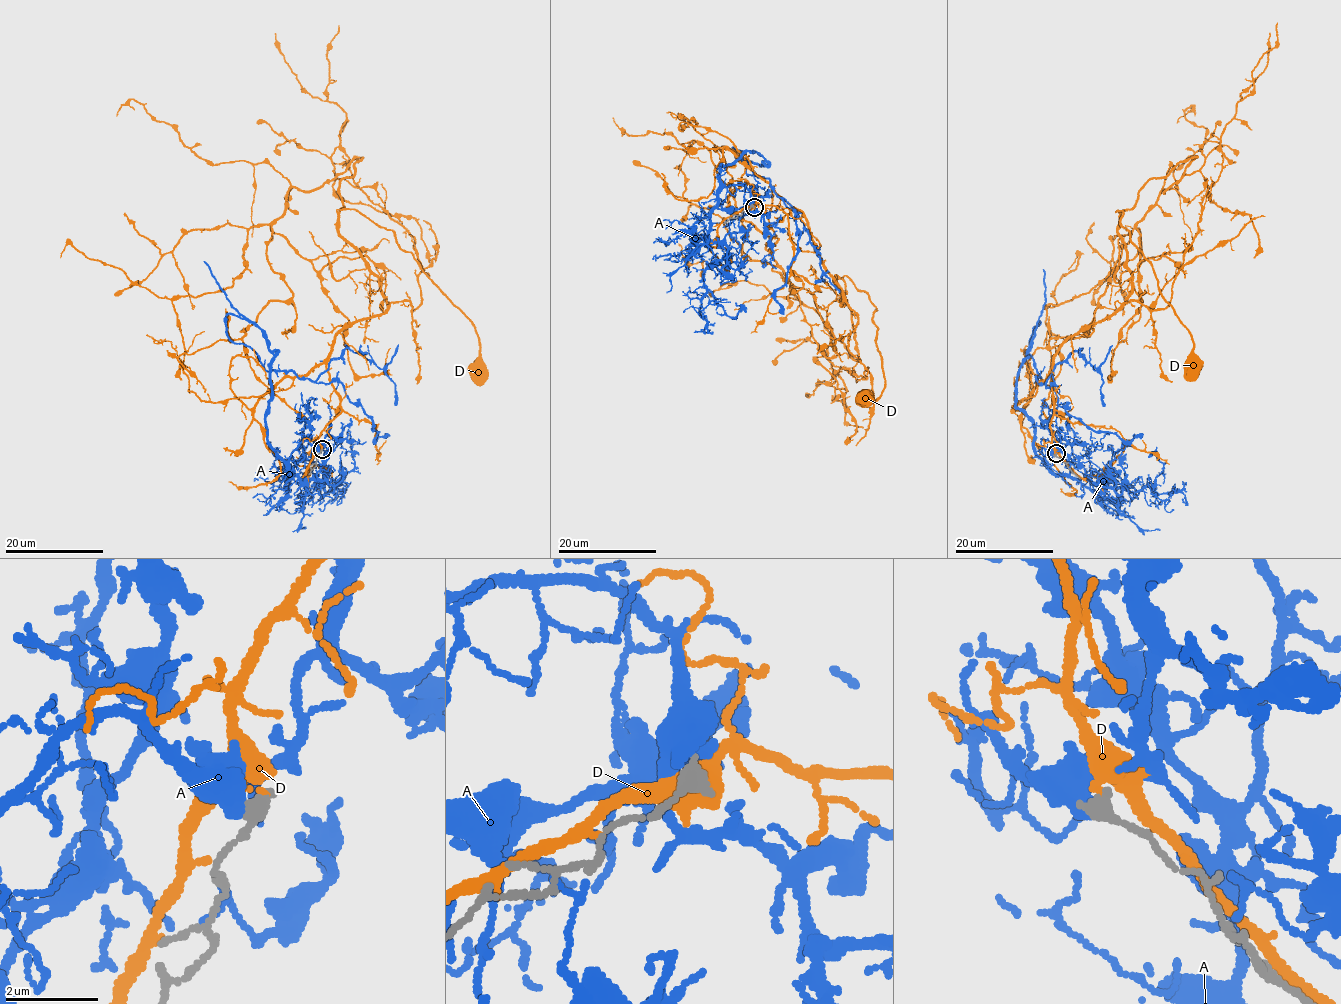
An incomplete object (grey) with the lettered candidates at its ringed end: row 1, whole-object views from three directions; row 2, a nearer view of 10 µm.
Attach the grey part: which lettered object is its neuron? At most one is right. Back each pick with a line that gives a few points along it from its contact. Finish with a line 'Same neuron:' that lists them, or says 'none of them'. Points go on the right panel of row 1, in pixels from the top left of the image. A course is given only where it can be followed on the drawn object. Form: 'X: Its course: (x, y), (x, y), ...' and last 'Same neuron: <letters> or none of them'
Same neuron: none of them

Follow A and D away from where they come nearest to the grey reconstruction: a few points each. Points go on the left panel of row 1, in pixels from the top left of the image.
A: (319, 451), (267, 440), (274, 355), (229, 313), (262, 366), (338, 382), (390, 435)
D: (322, 449), (341, 411), (327, 368), (336, 334), (387, 306), (337, 210), (395, 234), (471, 323), (479, 372)

